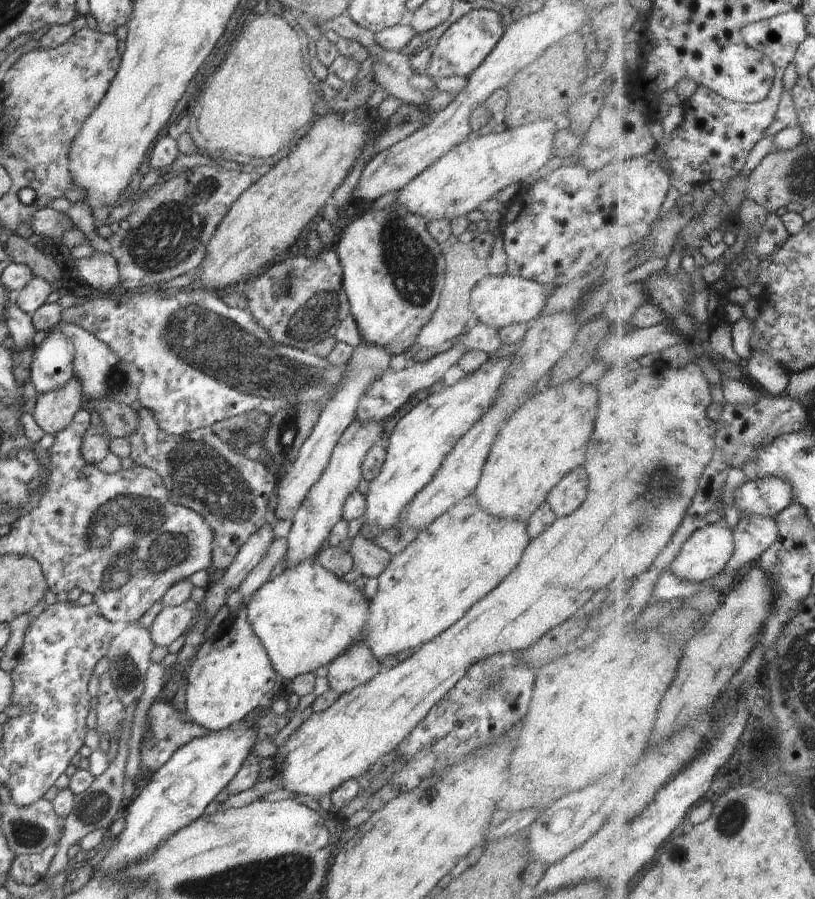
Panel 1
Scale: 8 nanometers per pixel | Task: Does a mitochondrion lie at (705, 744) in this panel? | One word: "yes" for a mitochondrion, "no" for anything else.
no

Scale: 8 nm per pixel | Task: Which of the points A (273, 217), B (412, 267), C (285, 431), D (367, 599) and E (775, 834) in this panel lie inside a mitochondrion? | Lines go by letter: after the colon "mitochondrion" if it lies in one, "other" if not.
A: other
B: mitochondrion
C: mitochondrion
D: other
E: other

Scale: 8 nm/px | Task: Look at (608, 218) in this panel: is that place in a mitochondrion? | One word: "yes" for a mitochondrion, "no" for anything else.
no

